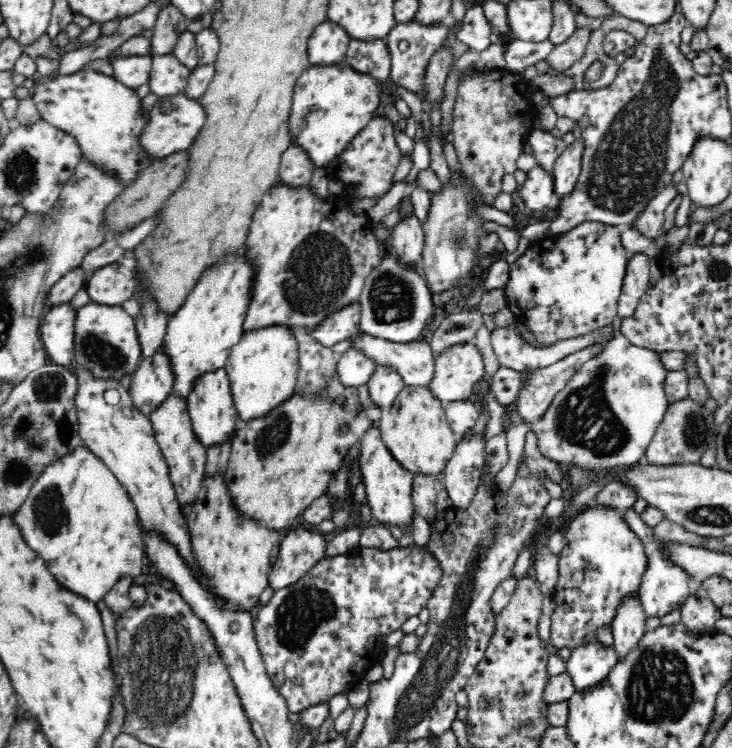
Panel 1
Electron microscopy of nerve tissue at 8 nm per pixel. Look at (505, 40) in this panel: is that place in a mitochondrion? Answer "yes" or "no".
no

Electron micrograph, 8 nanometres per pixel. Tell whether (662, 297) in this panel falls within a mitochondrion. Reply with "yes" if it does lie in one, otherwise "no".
no

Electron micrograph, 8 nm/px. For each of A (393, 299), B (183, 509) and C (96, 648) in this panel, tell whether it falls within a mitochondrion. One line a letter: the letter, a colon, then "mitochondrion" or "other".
A: mitochondrion
B: other
C: other

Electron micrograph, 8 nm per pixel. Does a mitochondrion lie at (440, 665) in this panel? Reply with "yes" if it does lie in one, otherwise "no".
yes

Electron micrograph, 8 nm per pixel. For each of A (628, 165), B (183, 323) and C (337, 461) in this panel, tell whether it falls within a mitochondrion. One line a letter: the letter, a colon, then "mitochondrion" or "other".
A: mitochondrion
B: other
C: other

